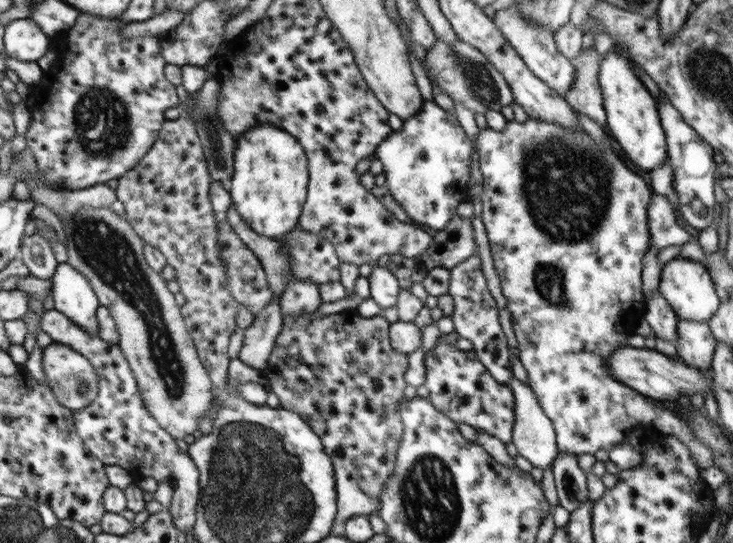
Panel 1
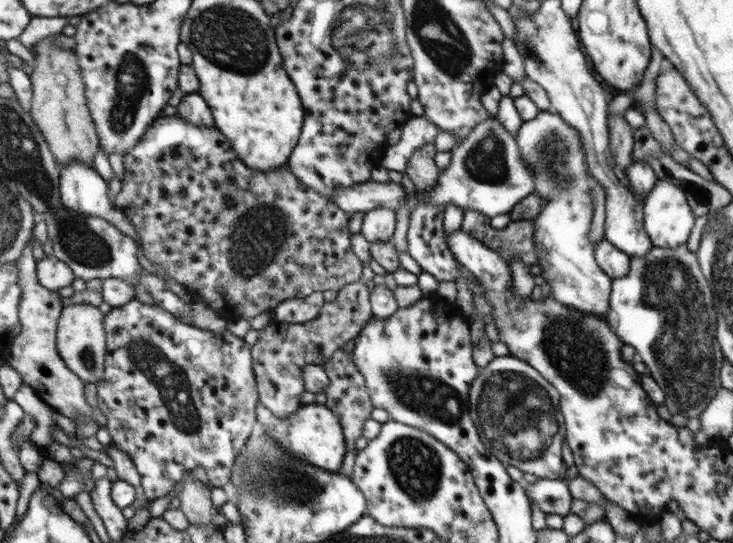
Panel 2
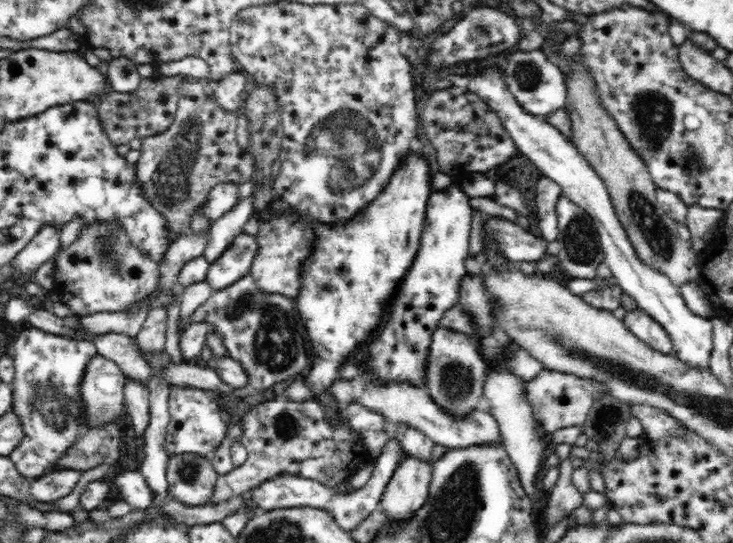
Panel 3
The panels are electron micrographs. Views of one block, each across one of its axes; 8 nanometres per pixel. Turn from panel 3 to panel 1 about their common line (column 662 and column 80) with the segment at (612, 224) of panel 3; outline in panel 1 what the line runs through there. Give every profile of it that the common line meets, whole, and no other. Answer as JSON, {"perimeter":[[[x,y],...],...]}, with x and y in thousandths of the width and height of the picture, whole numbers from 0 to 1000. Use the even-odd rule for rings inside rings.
{"perimeter":[[[79,484],[70,514],[74,569],[86,575],[126,619],[135,617],[131,576],[138,560],[117,510],[93,484]]]}

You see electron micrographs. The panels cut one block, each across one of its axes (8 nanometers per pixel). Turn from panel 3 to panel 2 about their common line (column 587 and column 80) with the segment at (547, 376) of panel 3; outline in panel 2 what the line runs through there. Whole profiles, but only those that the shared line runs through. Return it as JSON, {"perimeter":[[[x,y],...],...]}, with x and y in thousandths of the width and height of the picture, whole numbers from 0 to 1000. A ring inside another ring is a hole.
{"perimeter":[[[38,449],[30,460],[25,484],[25,525],[30,529],[30,545],[25,564],[27,610],[14,628],[11,672],[22,680],[31,696],[31,705],[49,722],[63,746],[93,770],[123,770],[127,751],[115,729],[116,705],[94,681],[78,643],[78,593],[82,586],[89,552],[76,536],[65,534],[50,514],[50,479]]]}

